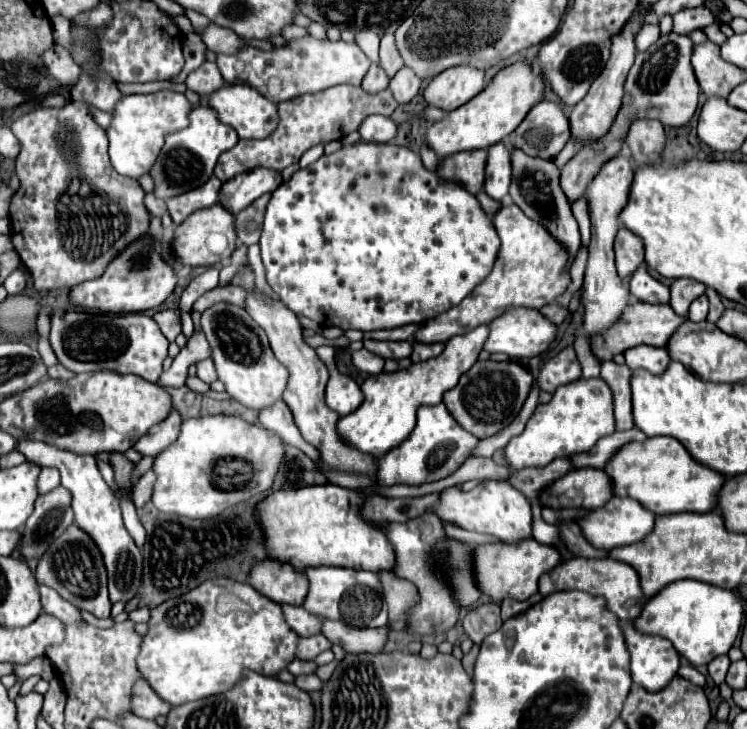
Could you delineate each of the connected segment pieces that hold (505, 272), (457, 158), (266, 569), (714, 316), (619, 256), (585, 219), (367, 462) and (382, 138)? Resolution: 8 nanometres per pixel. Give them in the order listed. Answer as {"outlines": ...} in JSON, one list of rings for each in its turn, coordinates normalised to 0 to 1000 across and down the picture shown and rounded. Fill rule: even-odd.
{"outlines":[[[[676,278],[660,295],[657,306],[671,328],[660,372],[620,410],[620,416],[566,443],[556,457],[558,471],[596,471],[609,460],[652,446],[676,429],[679,421],[724,424],[727,418],[740,416],[743,407],[759,396],[762,374],[754,374],[754,366],[759,364],[759,344],[719,303],[708,300],[689,278]]],[[[620,207],[590,221],[585,237],[596,248],[617,251],[631,267],[639,267],[649,251],[652,207]]],[[[357,767],[336,781],[333,802],[339,802],[349,816],[368,827],[403,830],[408,824],[414,797],[408,778],[398,781],[390,772]]],[[[946,396],[944,402],[949,405],[949,416],[952,416],[952,418],[949,418],[949,432],[946,432],[946,440],[949,440],[949,443],[960,443],[960,440],[963,440],[963,435],[968,432],[971,421],[968,421],[965,407],[963,407],[963,402],[960,402],[960,399]]],[[[829,314],[823,325],[823,361],[831,383],[842,380],[861,361],[861,333],[839,314]]],[[[778,270],[778,273],[770,276],[764,284],[767,284],[767,295],[770,295],[770,300],[772,300],[775,311],[778,311],[778,336],[786,339],[791,322],[788,322],[788,295],[786,295],[786,289],[783,289],[783,273]]],[[[344,394],[331,399],[328,424],[331,424],[331,429],[336,429],[336,435],[357,457],[363,479],[365,479],[368,490],[373,492],[373,498],[379,498],[384,503],[387,525],[384,525],[384,534],[379,539],[379,550],[387,556],[406,602],[430,619],[432,638],[446,641],[446,643],[456,643],[456,646],[502,649],[505,645],[502,630],[489,627],[478,616],[470,616],[467,610],[462,610],[448,591],[454,569],[448,569],[448,564],[443,564],[435,556],[435,528],[440,520],[440,509],[438,509],[438,501],[422,484],[422,479],[408,471],[406,449],[403,449],[398,432],[390,429],[376,413],[363,410],[357,402],[347,399]]],[[[494,158],[483,174],[481,174],[486,193],[502,193],[502,196],[521,196],[531,185],[531,171],[526,163],[513,158]]]]}

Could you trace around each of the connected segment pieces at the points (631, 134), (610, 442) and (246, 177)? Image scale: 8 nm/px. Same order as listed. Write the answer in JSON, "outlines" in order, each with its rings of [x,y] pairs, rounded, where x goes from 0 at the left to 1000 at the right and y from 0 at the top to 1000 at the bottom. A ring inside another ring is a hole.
{"outlines":[[[[850,163],[837,188],[845,202],[850,226],[882,221],[882,210],[890,199],[890,180],[882,166],[874,163]]],[[[853,586],[842,588],[839,594],[818,594],[807,602],[802,602],[797,608],[797,613],[786,621],[775,621],[772,627],[764,627],[767,638],[772,641],[799,641],[799,643],[807,643],[813,638],[813,632],[818,632],[818,627],[839,608],[845,605],[863,605],[866,597],[861,597]]],[[[339,232],[333,237],[315,240],[296,257],[296,278],[317,295],[323,287],[333,284],[352,265],[365,265],[376,251],[376,237],[368,232]]]]}

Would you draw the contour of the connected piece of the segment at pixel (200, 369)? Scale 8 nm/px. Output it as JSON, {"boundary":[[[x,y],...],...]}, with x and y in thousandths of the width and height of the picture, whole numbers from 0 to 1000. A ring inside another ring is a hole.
{"boundary":[[[272,492],[269,498],[264,498],[264,517],[274,525],[282,525],[290,520],[290,512],[288,512],[288,501],[282,492]]]}

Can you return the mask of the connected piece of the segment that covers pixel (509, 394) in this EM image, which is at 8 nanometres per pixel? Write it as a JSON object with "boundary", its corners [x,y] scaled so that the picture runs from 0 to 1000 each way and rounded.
{"boundary":[[[639,495],[625,512],[617,514],[614,525],[593,542],[593,553],[622,591],[639,602],[652,602],[673,591],[695,569],[711,528],[714,514],[689,495]]]}

